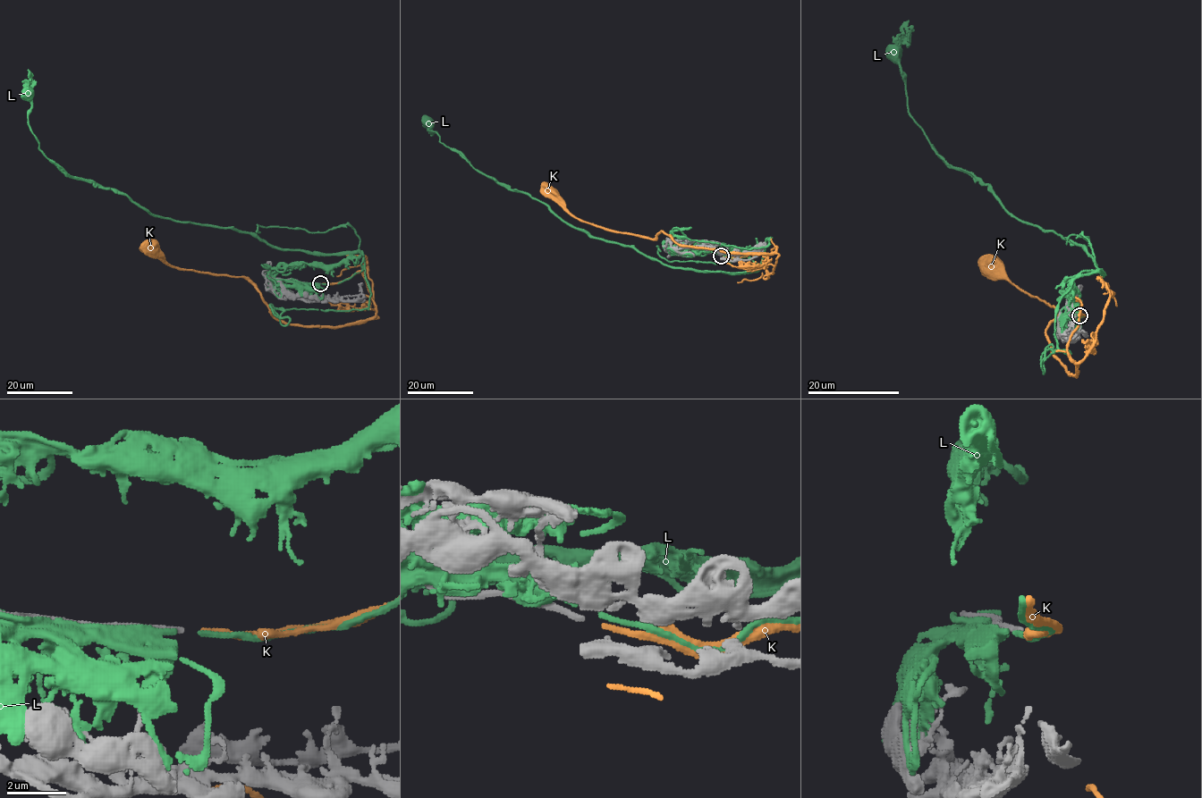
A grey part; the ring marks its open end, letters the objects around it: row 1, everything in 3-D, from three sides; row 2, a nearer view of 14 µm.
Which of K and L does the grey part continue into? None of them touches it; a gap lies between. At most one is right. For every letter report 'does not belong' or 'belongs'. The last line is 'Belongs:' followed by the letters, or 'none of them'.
K: belongs
L: does not belong
Belongs: K

